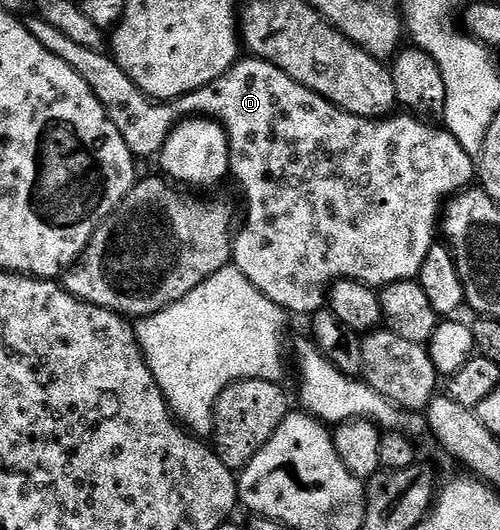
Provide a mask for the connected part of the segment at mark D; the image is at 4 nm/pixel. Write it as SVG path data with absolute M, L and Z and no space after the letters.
M38 17L27 20L26 25L30 33L38 37L38 41L42 41L42 45L50 49L50 53L54 53L54 57L62 57L62 61L66 61L66 65L70 65L70 69L74 69L74 73L78 73L78 77L82 77L86 85L90 85L90 89L106 109L108 119L114 121L114 129L122 133L122 141L126 141L130 153L137 160L143 161L143 159L150 158L151 155L152 158L159 156L166 137L182 119L207 117L224 126L225 131L228 132L228 144L230 145L230 165L232 166L230 175L233 180L236 178L236 183L240 186L241 193L244 194L242 222L232 240L232 263L247 277L250 285L257 287L266 297L270 297L270 301L274 301L274 305L278 305L283 311L293 316L296 314L310 317L315 311L321 310L325 306L329 287L337 279L357 279L358 282L377 289L390 285L394 281L416 279L422 269L422 261L426 261L426 253L430 253L432 244L437 238L438 224L441 222L442 208L446 201L453 195L459 195L471 184L468 183L471 179L473 182L477 178L478 167L473 156L468 155L462 145L443 126L429 125L425 120L407 113L393 113L387 116L386 121L363 119L354 113L346 113L341 107L335 107L318 93L306 89L306 85L298 85L294 77L282 73L282 69L278 69L273 63L267 63L264 59L241 58L222 77L218 77L210 85L192 91L175 101L157 101L149 99L144 92L138 89L138 85L134 85L134 81L130 81L130 77L126 77L126 73L122 73L122 69L111 54L77 45L70 37L65 37L61 31L54 29L54 25L46 25L46 21Z

